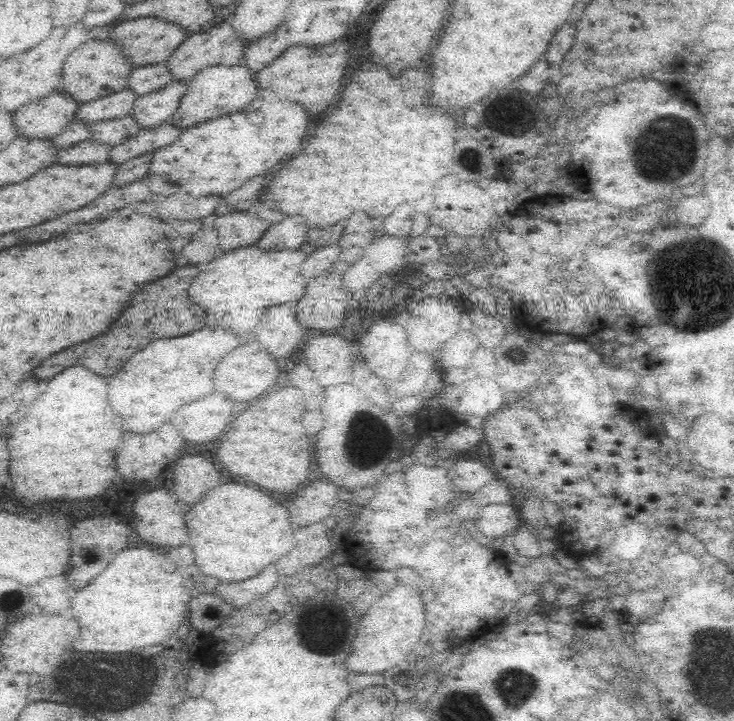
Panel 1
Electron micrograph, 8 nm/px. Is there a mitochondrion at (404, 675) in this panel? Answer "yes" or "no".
no

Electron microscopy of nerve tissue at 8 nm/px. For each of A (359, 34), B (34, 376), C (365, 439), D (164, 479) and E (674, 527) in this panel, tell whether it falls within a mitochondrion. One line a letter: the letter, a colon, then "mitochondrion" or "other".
A: other
B: other
C: mitochondrion
D: other
E: other

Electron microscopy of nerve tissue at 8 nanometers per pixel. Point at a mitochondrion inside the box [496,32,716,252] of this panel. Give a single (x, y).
(666, 149)

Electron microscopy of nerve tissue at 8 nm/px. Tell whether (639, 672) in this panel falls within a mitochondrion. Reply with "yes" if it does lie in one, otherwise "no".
no

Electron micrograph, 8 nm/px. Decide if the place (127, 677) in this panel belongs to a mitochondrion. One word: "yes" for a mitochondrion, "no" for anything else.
yes

